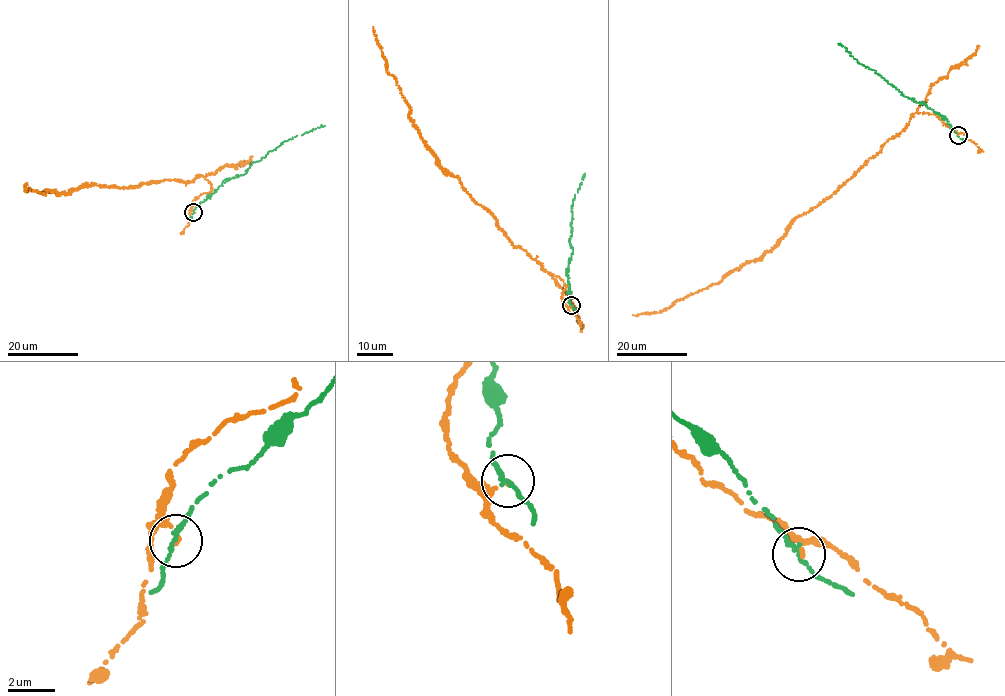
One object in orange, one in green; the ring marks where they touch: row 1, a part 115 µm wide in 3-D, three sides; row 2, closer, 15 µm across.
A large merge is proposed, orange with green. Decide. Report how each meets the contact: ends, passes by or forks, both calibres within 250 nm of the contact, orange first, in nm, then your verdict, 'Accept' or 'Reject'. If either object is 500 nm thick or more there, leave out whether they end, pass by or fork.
At the ring orange ends. At the ring green passes by. Thickness 180 nm (orange) against 190 nm. Reject

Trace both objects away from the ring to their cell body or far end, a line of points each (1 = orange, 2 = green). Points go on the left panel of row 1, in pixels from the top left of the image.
1: (193, 212), (193, 201), (211, 190), (198, 175), (44, 194), (26, 191), (26, 183)
2: (193, 212), (223, 181), (245, 174), (268, 151), (296, 135), (324, 126)

